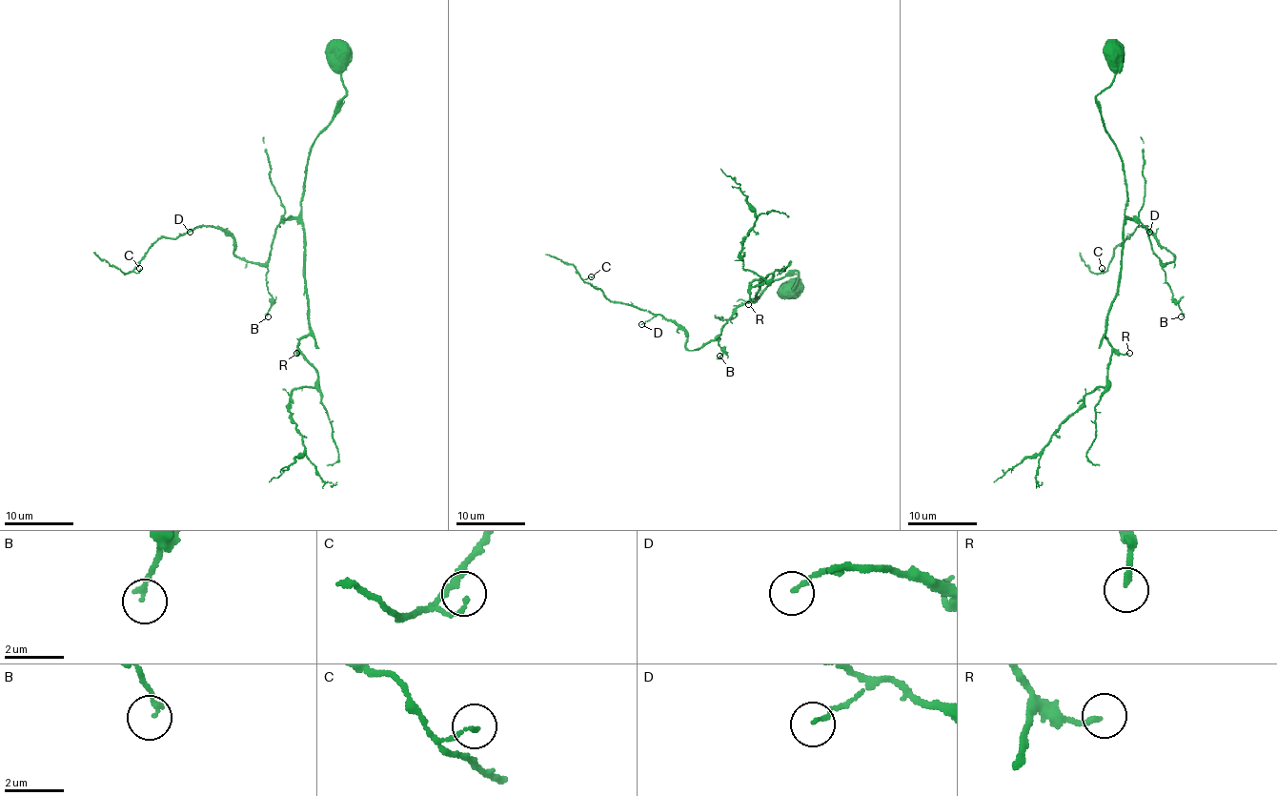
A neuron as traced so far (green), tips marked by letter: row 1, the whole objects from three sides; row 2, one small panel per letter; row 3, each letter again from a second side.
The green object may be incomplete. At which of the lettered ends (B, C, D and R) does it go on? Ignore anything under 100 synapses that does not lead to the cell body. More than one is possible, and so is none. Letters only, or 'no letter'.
no letter

